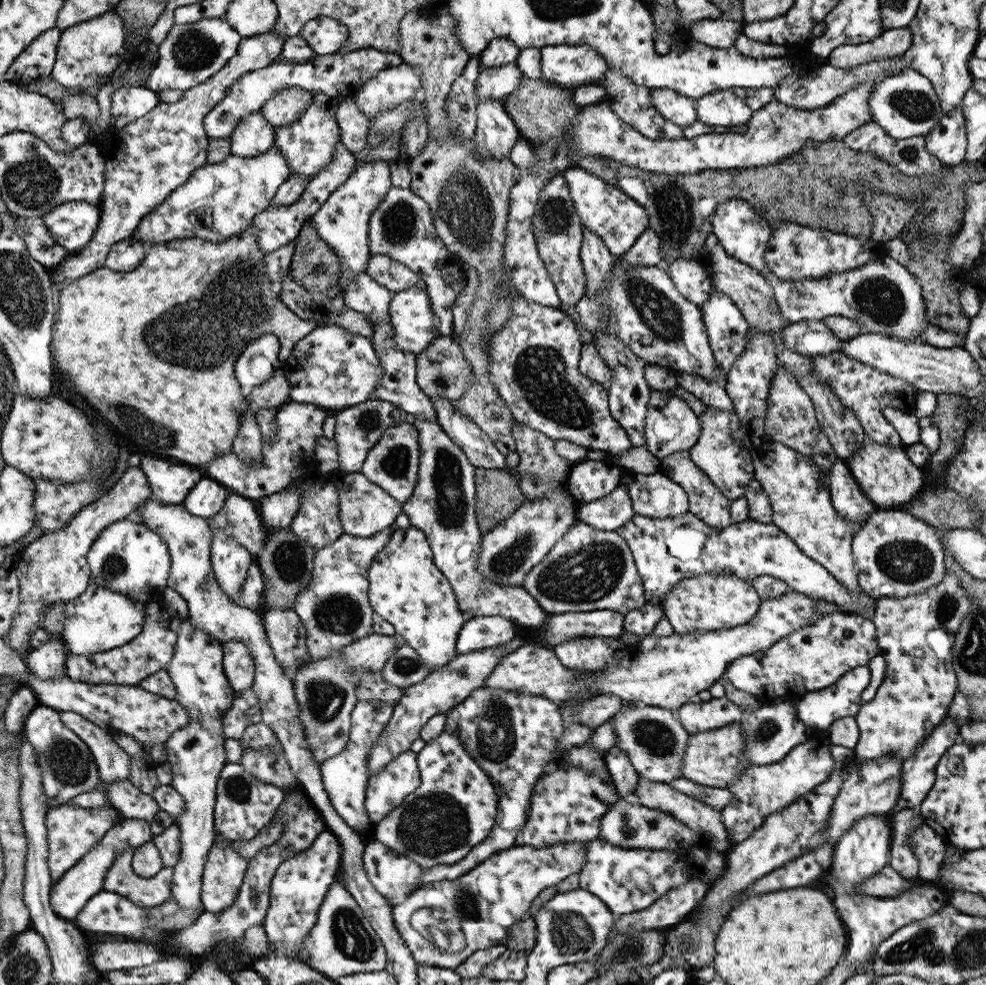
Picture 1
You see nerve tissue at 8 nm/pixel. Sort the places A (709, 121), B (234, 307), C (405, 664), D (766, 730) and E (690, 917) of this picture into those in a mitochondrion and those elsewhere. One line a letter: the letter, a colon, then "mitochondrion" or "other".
A: other
B: mitochondrion
C: mitochondrion
D: mitochondrion
E: other

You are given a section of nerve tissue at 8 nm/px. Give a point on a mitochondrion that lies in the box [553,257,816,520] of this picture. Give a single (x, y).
(661, 314)

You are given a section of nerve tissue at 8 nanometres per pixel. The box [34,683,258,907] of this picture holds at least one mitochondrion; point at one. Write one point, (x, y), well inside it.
(70, 765)

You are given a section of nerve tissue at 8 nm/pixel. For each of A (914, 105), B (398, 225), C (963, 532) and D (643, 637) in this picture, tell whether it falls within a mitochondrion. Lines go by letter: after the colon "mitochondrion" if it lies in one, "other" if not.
A: mitochondrion
B: mitochondrion
C: other
D: other

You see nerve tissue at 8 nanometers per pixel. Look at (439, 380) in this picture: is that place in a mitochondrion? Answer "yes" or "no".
yes

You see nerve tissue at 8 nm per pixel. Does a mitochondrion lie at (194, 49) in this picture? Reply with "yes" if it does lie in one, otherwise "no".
yes

